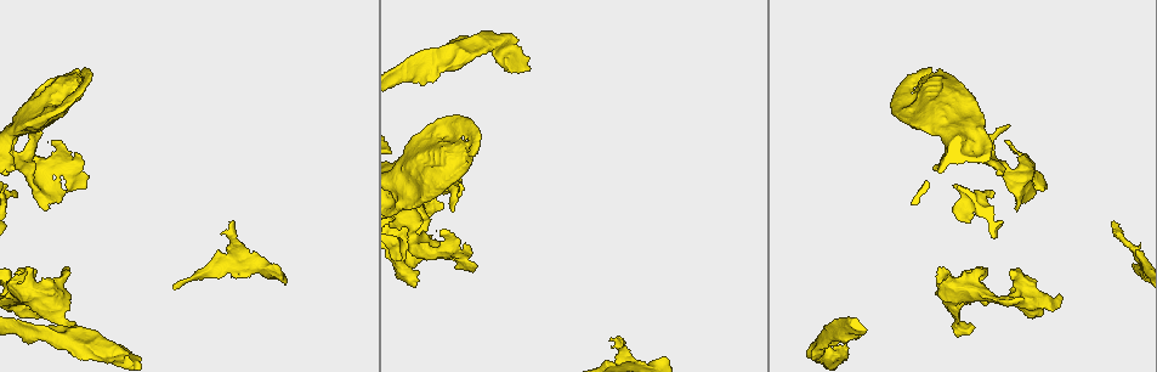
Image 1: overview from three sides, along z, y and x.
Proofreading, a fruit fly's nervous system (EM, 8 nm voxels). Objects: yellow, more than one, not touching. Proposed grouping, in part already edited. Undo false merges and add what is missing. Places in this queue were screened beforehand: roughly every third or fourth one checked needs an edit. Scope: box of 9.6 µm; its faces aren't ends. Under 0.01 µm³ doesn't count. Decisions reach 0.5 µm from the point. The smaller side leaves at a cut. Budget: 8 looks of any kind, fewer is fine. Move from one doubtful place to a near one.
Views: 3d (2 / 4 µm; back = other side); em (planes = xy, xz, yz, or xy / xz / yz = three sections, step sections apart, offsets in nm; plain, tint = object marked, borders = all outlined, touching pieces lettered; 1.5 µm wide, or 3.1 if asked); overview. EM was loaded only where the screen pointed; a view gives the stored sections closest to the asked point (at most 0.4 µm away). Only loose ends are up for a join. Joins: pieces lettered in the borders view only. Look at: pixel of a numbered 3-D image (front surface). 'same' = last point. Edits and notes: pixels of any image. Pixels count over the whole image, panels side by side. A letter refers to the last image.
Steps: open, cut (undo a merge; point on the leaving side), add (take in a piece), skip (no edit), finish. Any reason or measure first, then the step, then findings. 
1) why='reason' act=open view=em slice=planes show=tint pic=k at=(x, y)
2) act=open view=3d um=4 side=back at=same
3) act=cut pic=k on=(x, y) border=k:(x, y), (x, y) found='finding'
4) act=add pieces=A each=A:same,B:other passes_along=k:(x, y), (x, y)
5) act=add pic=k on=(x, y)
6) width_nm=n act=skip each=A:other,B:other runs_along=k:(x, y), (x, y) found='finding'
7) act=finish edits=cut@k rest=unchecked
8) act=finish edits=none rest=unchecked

why='sharp bend' act=open view=em slice=planes show=borders pic=1 at=(994, 301)

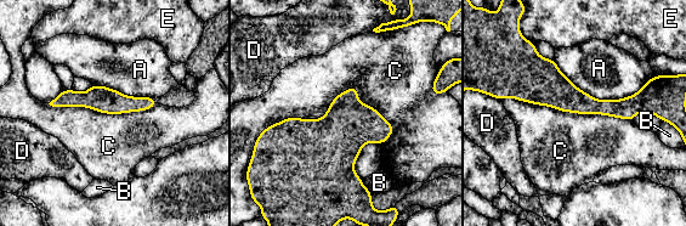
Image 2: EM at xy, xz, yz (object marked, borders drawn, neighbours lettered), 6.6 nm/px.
longest_contact=C:850nm act=skip each=A:other,B:other,C:other,D:other,E:other border=2:(395, 126), (347, 88), (264, 130) found='all the same cell'

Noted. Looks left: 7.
why='branch stops here' act=open view=3d um=4 side=back pic=1 at=(473, 57)

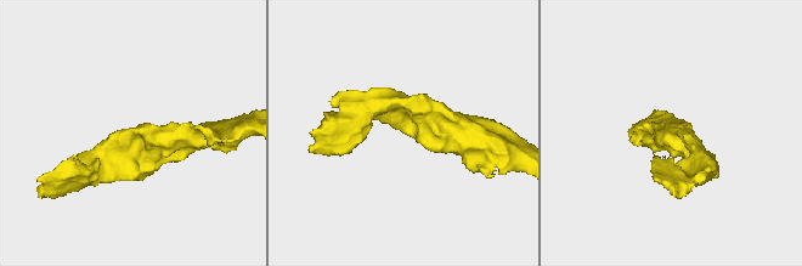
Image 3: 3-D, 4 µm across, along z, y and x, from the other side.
act=open view=em slice=planes show=plain pic=3 at=(400, 130)

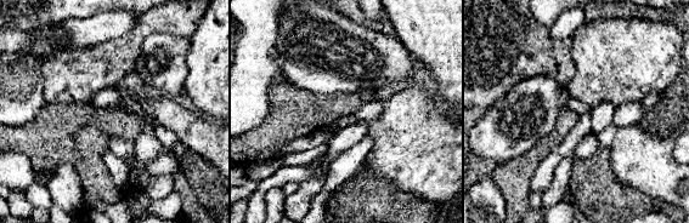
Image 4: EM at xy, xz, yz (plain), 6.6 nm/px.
act=open view=em slice=planes show=borders at=same

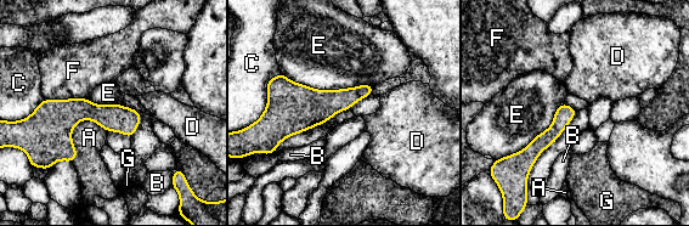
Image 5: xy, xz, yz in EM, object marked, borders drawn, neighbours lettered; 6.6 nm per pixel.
longest_contact=E:650nm act=skip each=A:other,B:other,C:other,D:other,E:other,F:other,G:other found='no lettered piece goes on from it'

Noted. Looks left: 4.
why='an open end' act=open view=em slice=planes show=borders pic=1 at=(470, 254)

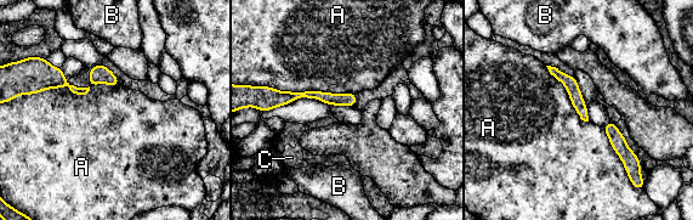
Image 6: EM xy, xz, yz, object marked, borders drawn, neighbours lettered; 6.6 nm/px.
act=skip each=A:other,B:other,C:other border=6:(120, 84), (34, 94) found='no lettered piece goes on from it'

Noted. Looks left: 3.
act=finish edits=none rest=unchecked

